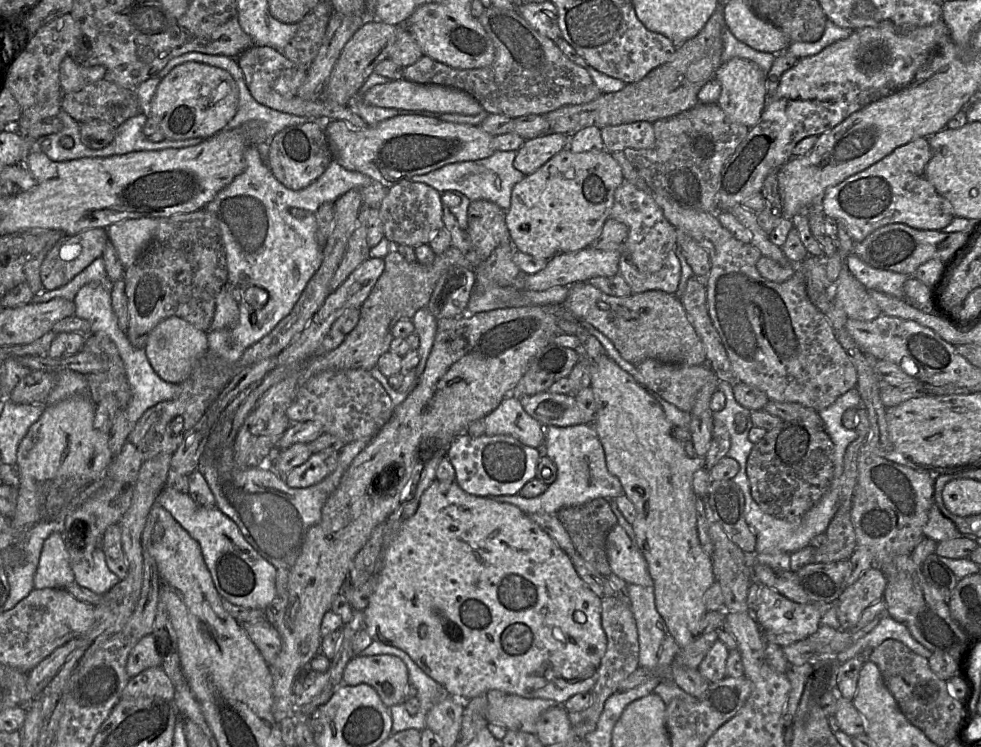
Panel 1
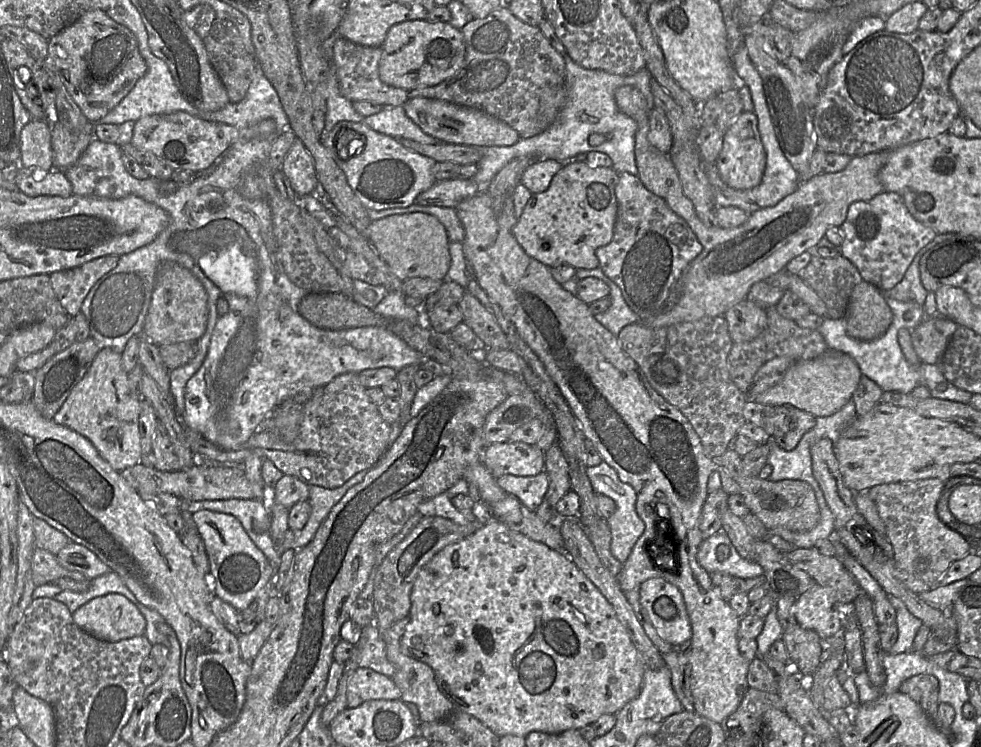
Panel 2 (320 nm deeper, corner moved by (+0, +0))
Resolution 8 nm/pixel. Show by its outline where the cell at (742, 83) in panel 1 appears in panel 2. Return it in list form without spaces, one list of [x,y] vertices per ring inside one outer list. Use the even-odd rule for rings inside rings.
[[[743,111],[728,128],[724,134],[721,153],[715,164],[721,180],[731,188],[748,190],[760,184],[766,167],[766,153],[754,112]]]

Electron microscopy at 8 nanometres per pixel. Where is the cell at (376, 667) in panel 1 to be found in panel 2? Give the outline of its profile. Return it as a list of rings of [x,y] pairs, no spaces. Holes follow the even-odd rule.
[[[358,667],[348,682],[347,708],[356,708],[368,700],[400,700],[401,697],[392,677],[368,667]]]

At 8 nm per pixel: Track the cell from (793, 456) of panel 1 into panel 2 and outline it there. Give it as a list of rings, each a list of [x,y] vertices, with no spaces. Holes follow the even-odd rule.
[[[791,404],[775,406],[774,412],[774,433],[772,439],[786,451],[794,449],[803,435],[811,430],[816,424],[816,417],[812,414],[796,408]]]

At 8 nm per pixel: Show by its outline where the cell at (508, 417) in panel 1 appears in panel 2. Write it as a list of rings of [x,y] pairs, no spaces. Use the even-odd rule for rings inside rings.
[[[506,441],[486,446],[481,462],[494,478],[510,474],[534,476],[544,471],[544,452],[536,445]]]

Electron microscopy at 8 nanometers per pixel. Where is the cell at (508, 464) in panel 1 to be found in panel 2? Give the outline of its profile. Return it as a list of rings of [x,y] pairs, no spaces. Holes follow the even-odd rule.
[[[545,471],[534,476],[502,475],[496,483],[507,494],[512,494],[531,511],[536,511],[543,501],[549,486]]]

